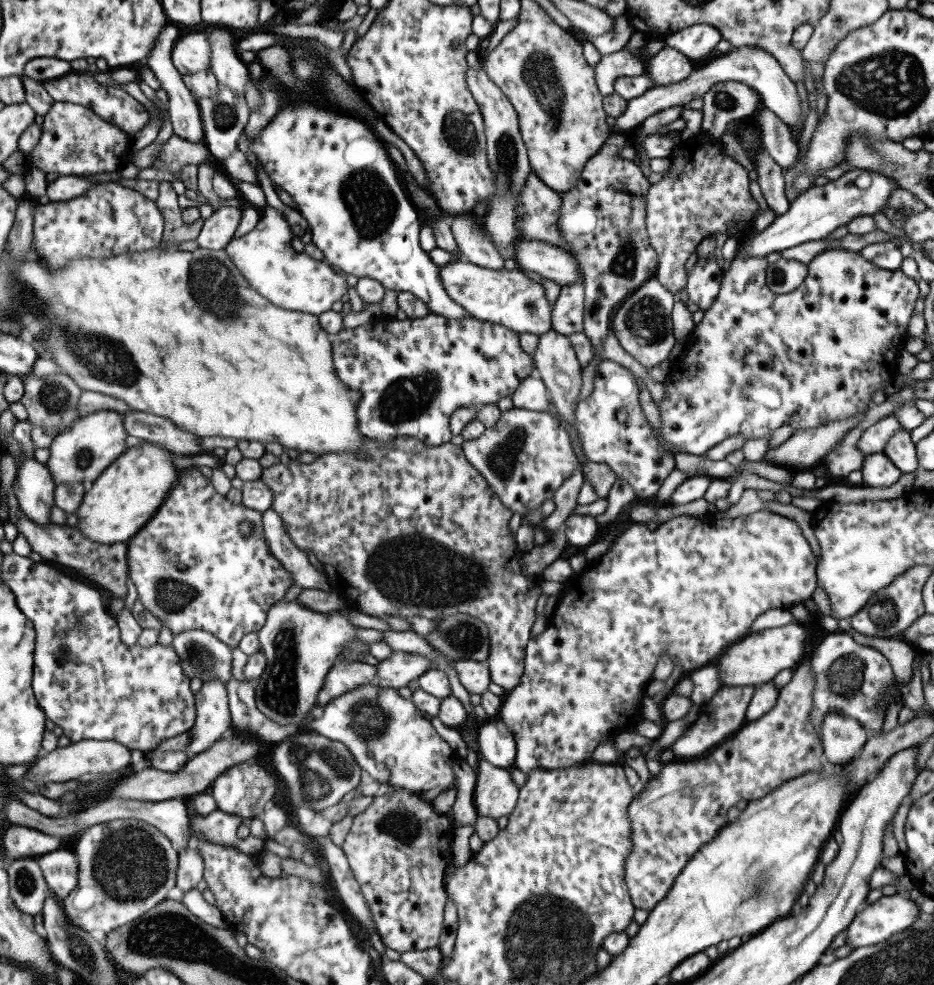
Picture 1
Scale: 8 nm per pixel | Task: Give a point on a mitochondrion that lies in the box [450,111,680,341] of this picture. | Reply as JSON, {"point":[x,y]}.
{"point":[505,152]}

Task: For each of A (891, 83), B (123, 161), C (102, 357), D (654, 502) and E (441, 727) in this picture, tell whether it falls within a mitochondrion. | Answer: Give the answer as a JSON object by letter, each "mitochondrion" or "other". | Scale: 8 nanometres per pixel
{"A":"mitochondrion","B":"other","C":"mitochondrion","D":"other","E":"other"}

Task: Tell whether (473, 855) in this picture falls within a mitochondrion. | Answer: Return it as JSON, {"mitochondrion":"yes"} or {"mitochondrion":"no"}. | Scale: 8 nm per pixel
{"mitochondrion":"no"}

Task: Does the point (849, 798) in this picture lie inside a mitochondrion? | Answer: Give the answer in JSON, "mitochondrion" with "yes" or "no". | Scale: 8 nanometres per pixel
{"mitochondrion":"no"}

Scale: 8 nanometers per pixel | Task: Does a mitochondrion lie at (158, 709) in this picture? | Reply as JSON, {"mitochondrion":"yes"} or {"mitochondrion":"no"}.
{"mitochondrion":"no"}

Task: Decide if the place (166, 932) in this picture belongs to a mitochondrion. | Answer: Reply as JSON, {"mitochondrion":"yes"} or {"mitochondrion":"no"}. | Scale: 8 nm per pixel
{"mitochondrion":"yes"}

